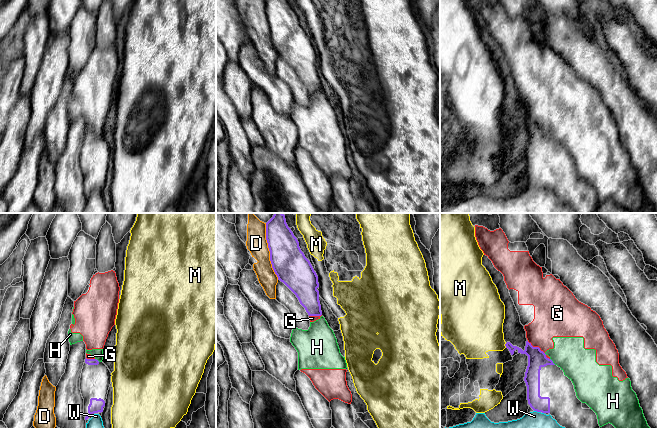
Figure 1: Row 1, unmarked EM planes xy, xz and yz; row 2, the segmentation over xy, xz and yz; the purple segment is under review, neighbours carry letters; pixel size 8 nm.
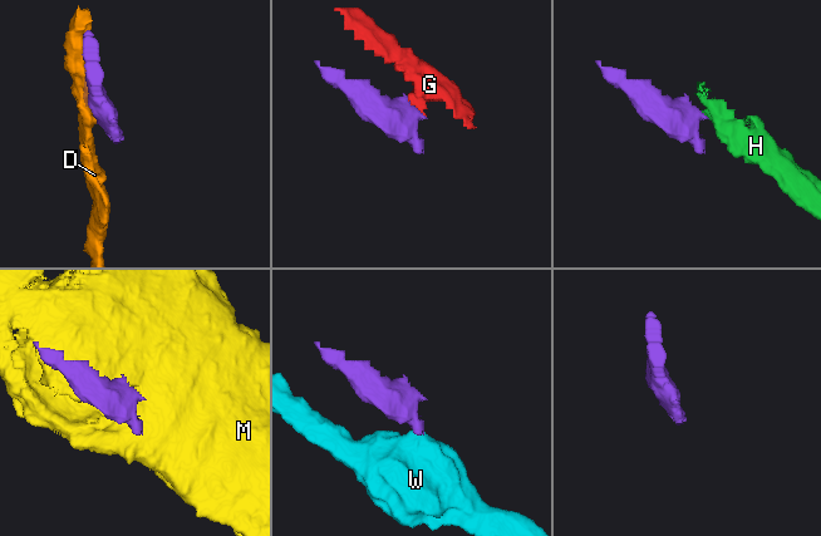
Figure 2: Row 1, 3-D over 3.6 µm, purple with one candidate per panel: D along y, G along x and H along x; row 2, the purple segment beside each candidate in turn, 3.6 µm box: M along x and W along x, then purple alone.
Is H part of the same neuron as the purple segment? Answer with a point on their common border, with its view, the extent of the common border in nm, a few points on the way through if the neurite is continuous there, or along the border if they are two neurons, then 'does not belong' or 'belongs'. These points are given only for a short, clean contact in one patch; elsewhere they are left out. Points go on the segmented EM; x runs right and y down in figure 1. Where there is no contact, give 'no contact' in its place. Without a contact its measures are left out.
yz (552, 361) | 70 nm | along yz (550, 358), (555, 364) | does not belong

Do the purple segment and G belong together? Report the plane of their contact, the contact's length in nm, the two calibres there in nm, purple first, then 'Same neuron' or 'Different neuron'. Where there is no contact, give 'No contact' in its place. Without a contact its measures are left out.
Touches purple in yz. Shared border 170 nm. Thickness 140 nm (purple) against 280 nm. Different neuron

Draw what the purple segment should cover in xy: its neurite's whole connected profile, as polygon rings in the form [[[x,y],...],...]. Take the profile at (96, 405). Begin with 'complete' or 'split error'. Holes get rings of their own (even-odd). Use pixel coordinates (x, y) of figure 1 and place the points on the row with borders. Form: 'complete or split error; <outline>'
split error; [[[85,359],[80,378],[85,420],[94,414],[103,412],[111,376],[110,370],[103,362],[97,359]]]

